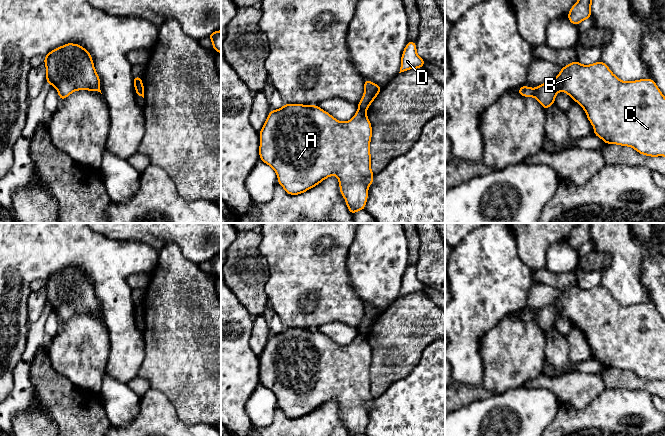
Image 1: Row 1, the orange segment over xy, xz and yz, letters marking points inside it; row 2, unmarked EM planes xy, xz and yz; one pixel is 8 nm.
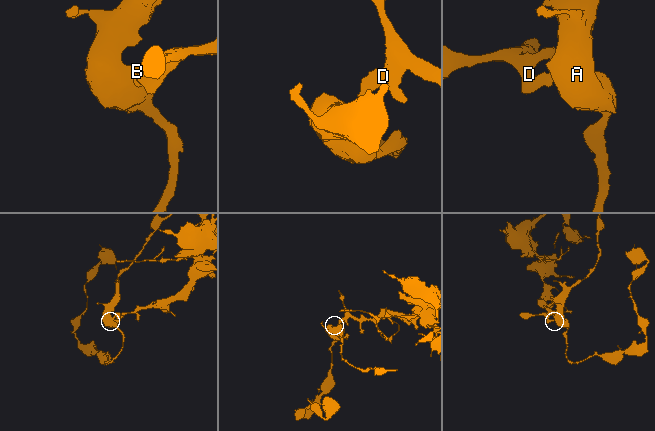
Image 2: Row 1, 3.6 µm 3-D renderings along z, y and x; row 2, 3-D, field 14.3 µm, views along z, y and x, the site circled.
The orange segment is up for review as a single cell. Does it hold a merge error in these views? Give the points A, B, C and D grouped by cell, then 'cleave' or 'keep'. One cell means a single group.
A B C / D | cleave

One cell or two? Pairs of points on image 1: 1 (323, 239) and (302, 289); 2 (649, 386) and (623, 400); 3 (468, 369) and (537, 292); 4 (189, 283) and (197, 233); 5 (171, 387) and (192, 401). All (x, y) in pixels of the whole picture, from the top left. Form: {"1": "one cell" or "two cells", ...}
{"1": "one cell", "2": "two cells", "3": "two cells", "4": "two cells", "5": "one cell"}

